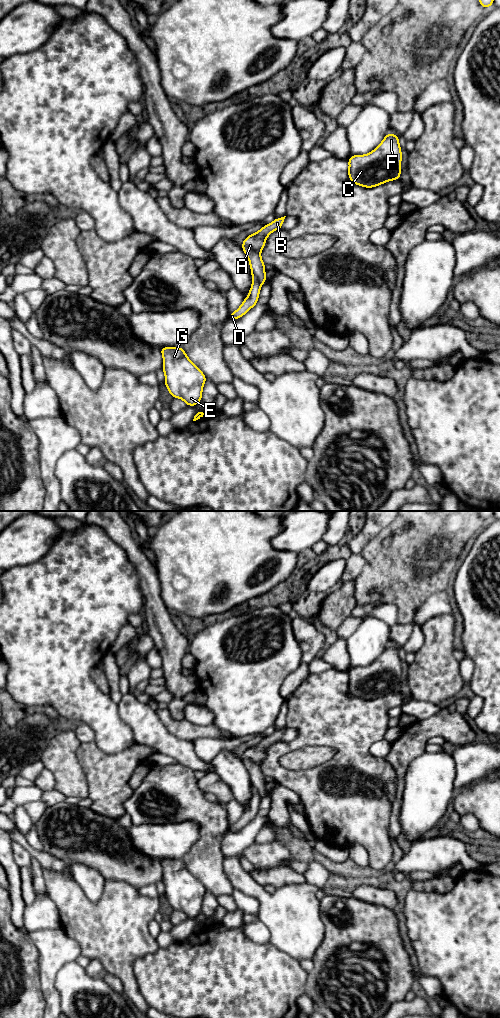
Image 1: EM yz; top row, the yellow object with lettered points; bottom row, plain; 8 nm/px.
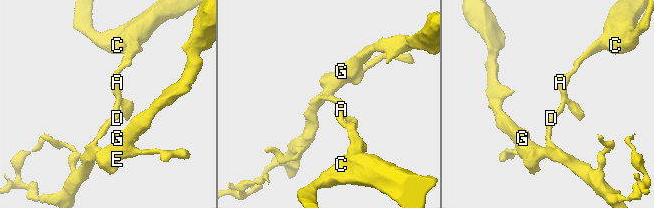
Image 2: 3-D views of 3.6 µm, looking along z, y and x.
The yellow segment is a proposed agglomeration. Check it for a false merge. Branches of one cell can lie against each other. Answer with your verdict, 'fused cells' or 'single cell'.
fused cells

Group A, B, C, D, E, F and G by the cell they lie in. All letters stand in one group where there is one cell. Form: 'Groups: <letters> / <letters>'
Groups: A B C F / D E G

